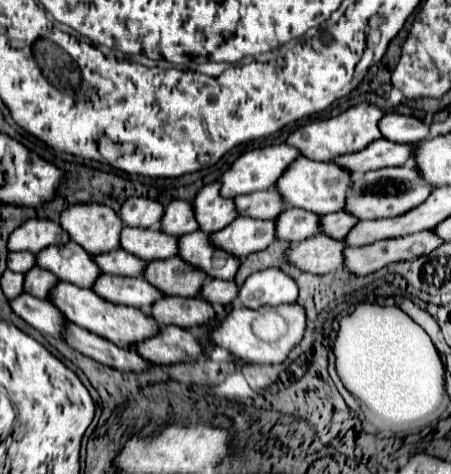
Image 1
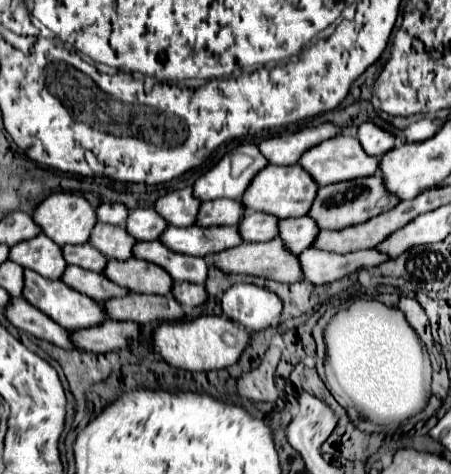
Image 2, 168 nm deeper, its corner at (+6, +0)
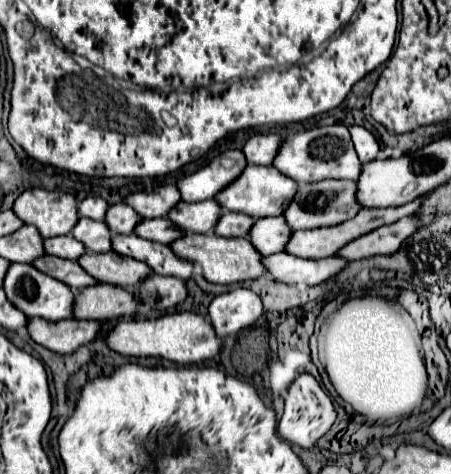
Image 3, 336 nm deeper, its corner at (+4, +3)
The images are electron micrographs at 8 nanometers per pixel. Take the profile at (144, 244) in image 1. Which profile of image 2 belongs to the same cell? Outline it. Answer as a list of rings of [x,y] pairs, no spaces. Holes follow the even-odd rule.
[[[96,223],[90,233],[90,245],[94,245],[108,259],[130,259],[134,239],[124,227],[110,227],[106,223]]]

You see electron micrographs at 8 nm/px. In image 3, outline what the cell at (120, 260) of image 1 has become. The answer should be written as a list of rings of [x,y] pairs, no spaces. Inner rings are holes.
[[[70,234],[44,240],[44,250],[46,250],[46,254],[68,258],[68,260],[78,260],[82,254],[86,254],[84,244],[76,242],[74,236],[70,236]]]

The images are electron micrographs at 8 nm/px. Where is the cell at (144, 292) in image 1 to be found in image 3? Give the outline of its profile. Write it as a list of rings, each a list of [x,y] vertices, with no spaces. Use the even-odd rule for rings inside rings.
[[[42,256],[40,260],[36,260],[34,264],[38,270],[46,272],[48,276],[62,280],[64,284],[68,284],[74,292],[82,292],[88,286],[96,286],[100,284],[96,278],[92,278],[88,272],[84,272],[84,268],[74,262],[74,260],[64,260],[58,256]]]

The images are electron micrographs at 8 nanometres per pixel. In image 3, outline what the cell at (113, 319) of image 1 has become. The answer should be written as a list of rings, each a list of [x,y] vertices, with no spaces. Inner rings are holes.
[[[12,264],[6,272],[4,278],[4,290],[8,300],[12,300],[12,304],[16,308],[20,308],[22,312],[26,312],[26,316],[40,316],[46,320],[68,320],[74,318],[74,300],[76,294],[60,280],[52,280],[52,276],[38,272],[32,264]]]

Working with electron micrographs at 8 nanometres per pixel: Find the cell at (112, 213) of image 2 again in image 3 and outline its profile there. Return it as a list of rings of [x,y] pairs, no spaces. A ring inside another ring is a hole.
[[[86,198],[80,202],[80,216],[92,218],[92,220],[104,220],[108,212],[108,202],[102,198]]]

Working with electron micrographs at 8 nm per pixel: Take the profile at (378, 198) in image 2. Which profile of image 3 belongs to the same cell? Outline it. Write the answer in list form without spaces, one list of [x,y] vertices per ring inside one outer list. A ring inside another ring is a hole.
[[[320,180],[312,184],[302,184],[292,204],[286,208],[284,218],[288,220],[288,226],[292,230],[312,230],[322,226],[334,226],[342,224],[348,218],[354,218],[364,206],[356,198],[358,186],[352,180]]]

